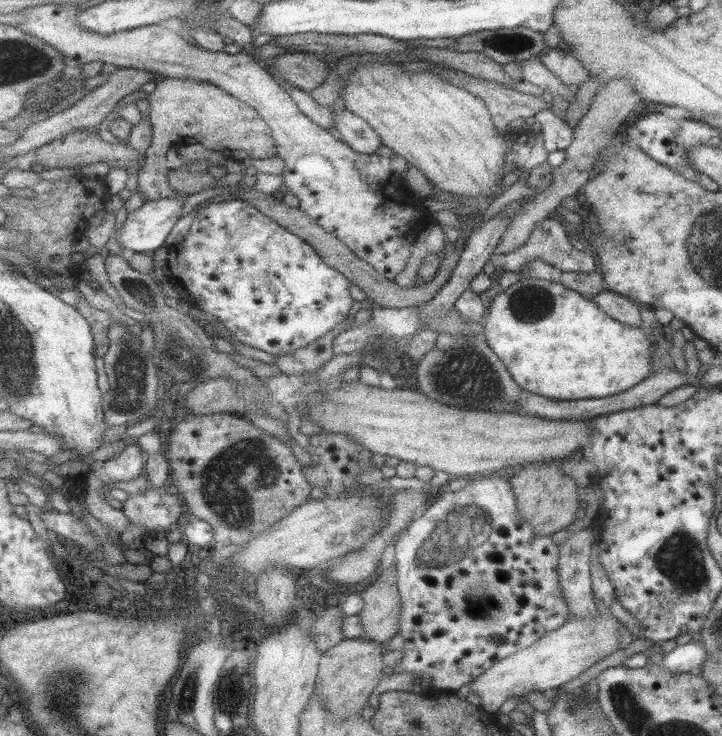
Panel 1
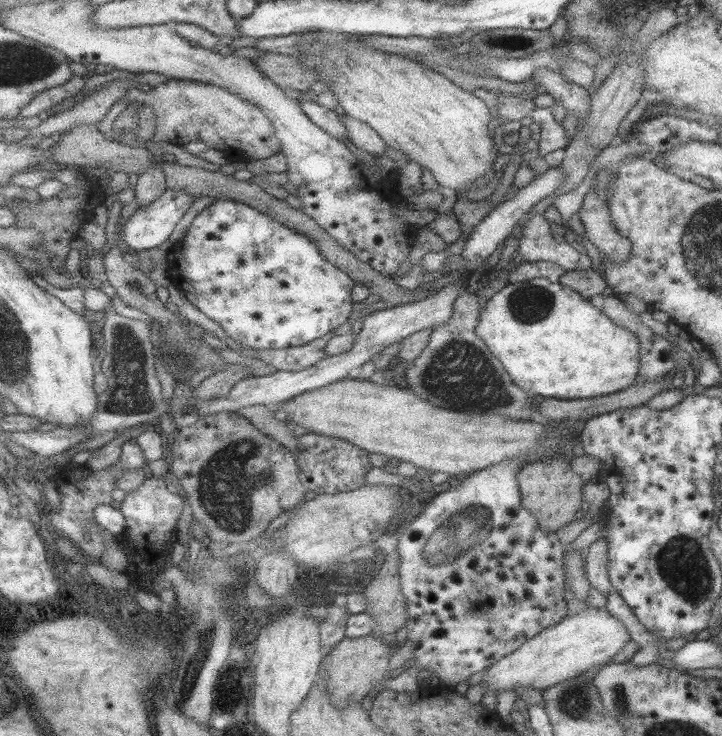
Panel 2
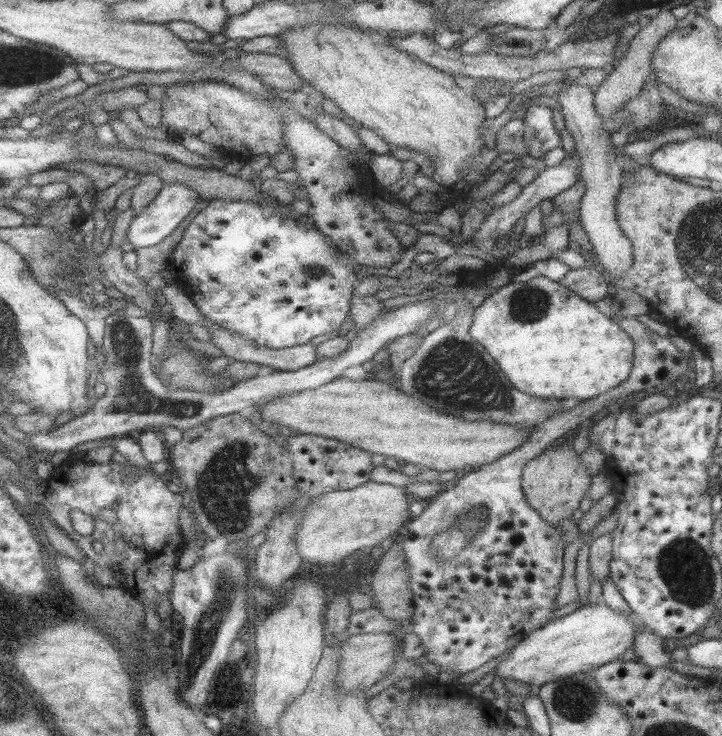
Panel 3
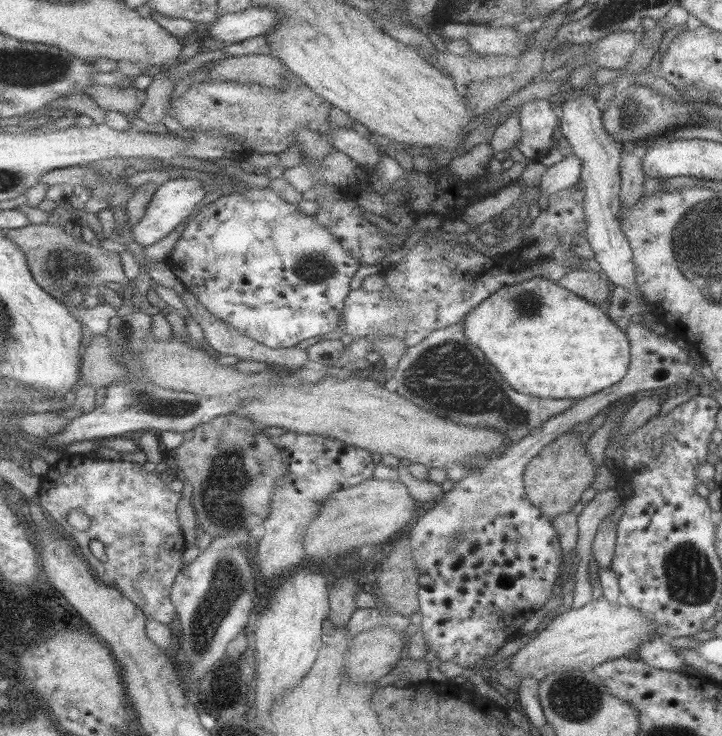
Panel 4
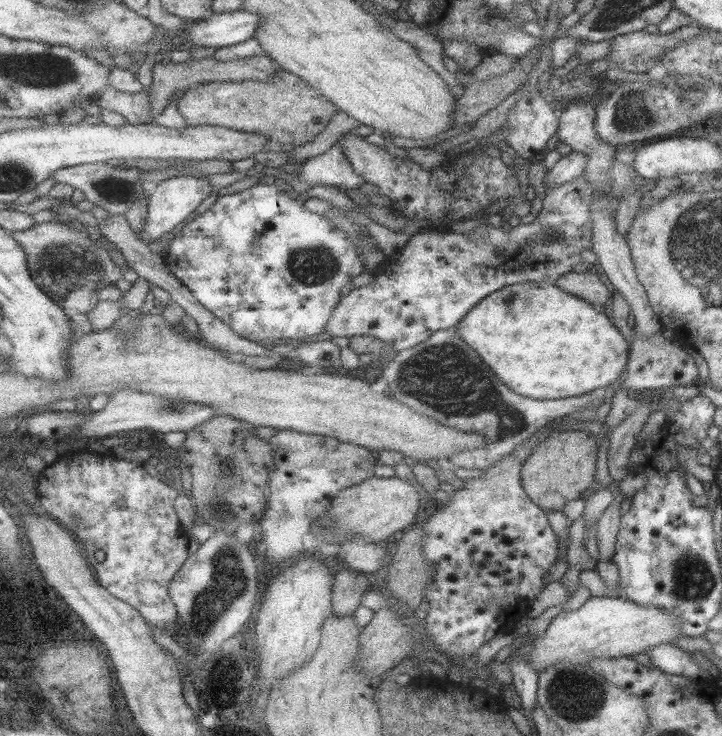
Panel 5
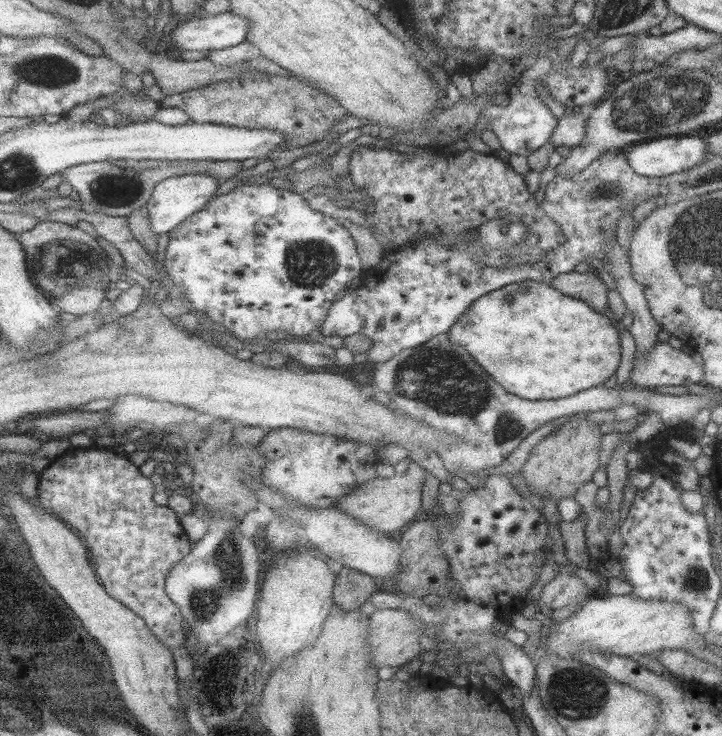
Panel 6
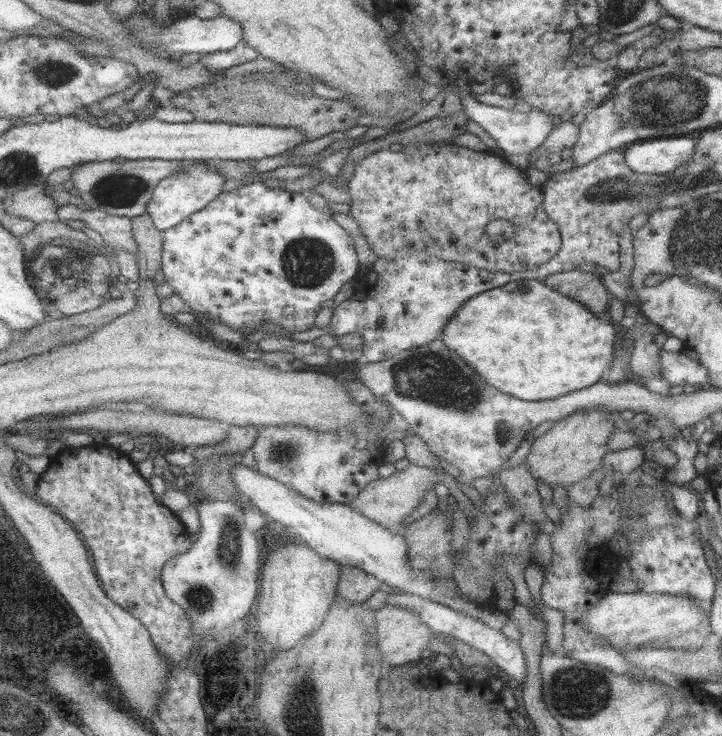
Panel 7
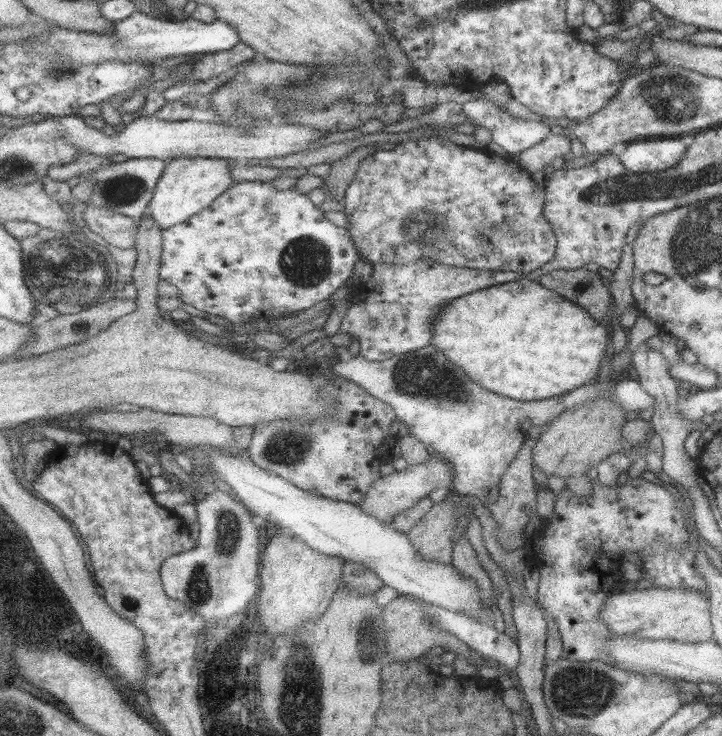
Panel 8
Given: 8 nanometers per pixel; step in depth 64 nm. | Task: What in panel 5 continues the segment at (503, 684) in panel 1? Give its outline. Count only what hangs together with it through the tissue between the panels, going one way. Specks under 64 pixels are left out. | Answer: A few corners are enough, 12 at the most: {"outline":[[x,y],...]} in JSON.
{"outline":[[625,597],[555,615],[532,651],[550,664],[629,657],[684,637],[675,615]]}

